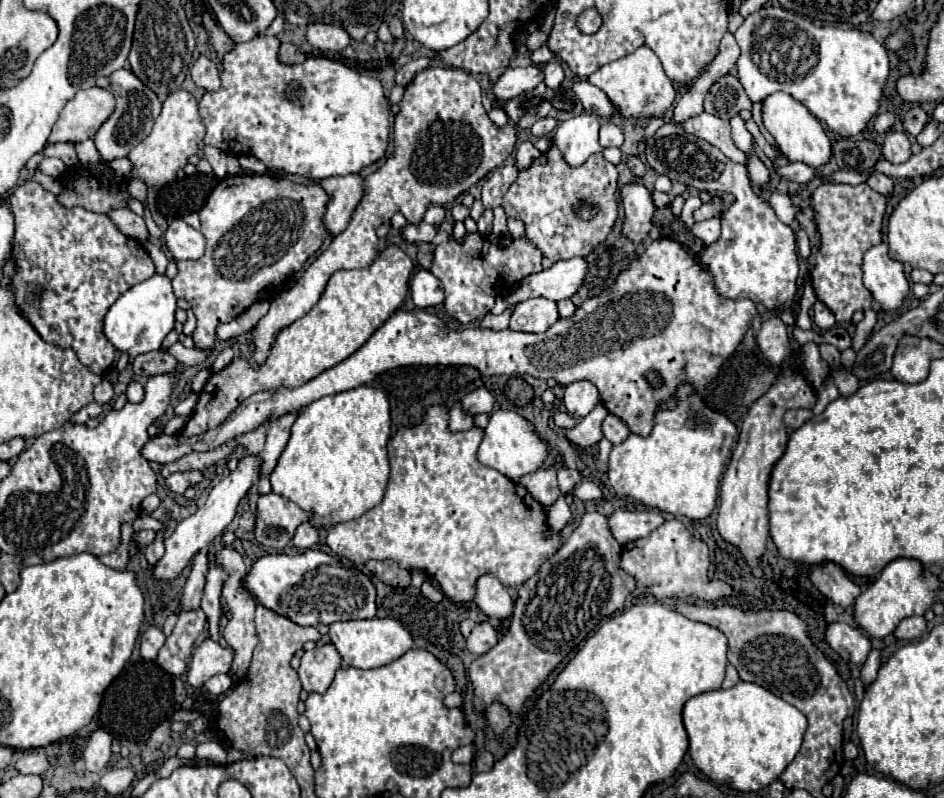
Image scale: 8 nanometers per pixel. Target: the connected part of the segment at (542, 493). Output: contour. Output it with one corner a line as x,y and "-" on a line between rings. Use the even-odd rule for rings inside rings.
551,467
547,471
535,471
531,475
525,475
519,483
545,507
553,505
555,499
559,497
557,471

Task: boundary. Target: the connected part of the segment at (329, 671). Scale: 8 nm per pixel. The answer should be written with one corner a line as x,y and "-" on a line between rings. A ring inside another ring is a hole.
325,643
315,647
313,651
305,651
299,665
299,679
305,691
309,693
325,693
341,667
341,655
337,653
333,643

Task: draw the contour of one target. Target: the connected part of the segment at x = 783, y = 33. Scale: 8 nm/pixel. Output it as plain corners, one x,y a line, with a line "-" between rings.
767,5
751,13
735,31
735,37
741,47
737,77
751,101
763,101
767,95
783,91
801,101
819,121
823,121
841,137
857,137
877,115
881,93
889,75
889,59
885,47
875,41
871,33
834,25
817,26
802,15

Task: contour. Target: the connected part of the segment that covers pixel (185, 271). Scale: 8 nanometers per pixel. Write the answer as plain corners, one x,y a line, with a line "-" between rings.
233,175
233,177
223,179
223,181
211,191
211,195
207,197
207,203
205,203
203,209
199,211
199,217
201,217
201,233
203,233
205,239
207,239
207,251
205,251
205,255
203,255
201,259
197,259
197,261
179,261
179,263
177,263
179,273
177,273
177,277
173,279
175,297
181,297
181,299
189,301
189,305
191,305
195,317
197,317
197,327
195,327
195,331
193,331
193,335
191,335
193,341
195,341
195,347
211,347
211,345
215,343
215,339
217,339
215,329
217,329
219,325
229,323
229,321
233,321
235,317
239,317
239,315
241,315
245,309
249,309
255,301
259,301
259,299
271,299
273,295
277,295
279,289
283,287
283,283
285,283
291,275
299,273
299,271
303,269
305,261
323,247
325,239
329,237
329,233
327,233
327,229
325,229
325,225
323,225
323,215
325,215
325,209
327,209
327,201
329,201
329,195
327,195
325,189
321,189
319,185
305,187
305,185
297,185
297,183
291,183
291,181
285,181
285,179
275,179
275,177
269,177
269,175

